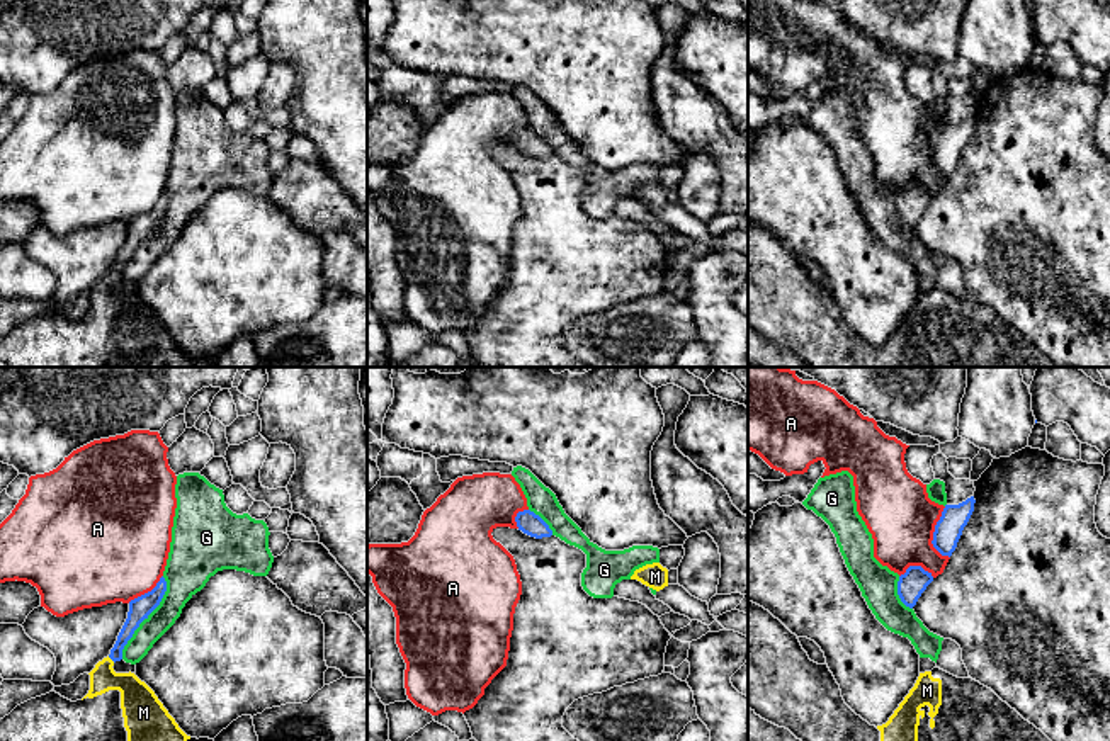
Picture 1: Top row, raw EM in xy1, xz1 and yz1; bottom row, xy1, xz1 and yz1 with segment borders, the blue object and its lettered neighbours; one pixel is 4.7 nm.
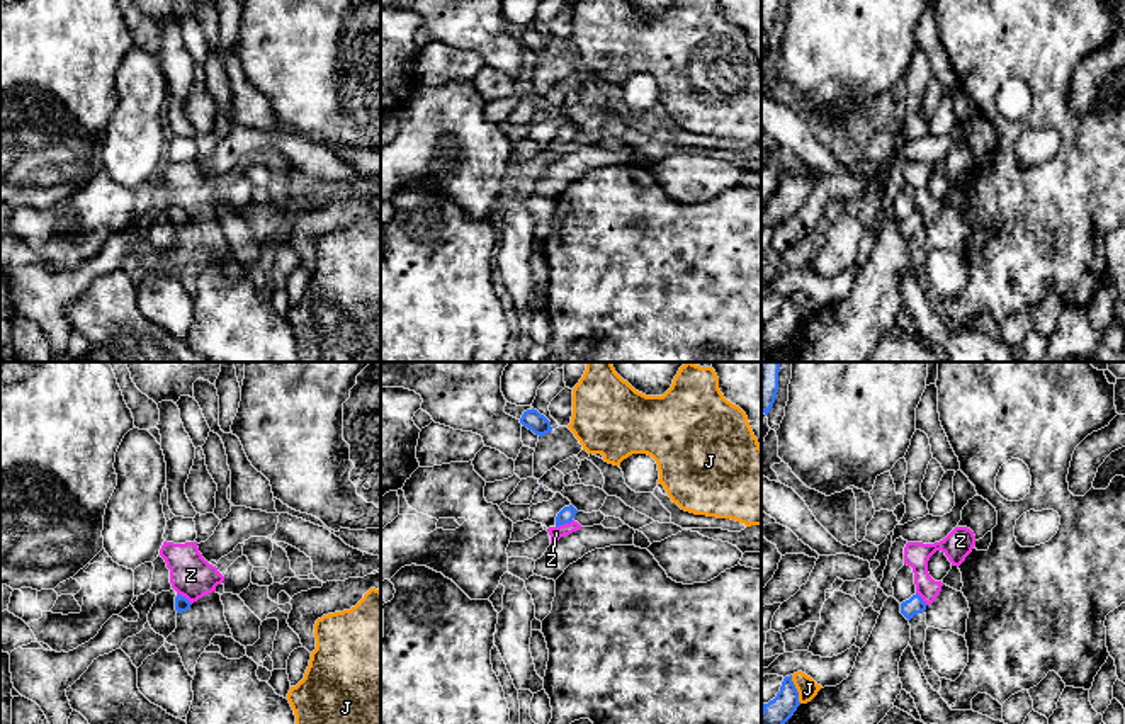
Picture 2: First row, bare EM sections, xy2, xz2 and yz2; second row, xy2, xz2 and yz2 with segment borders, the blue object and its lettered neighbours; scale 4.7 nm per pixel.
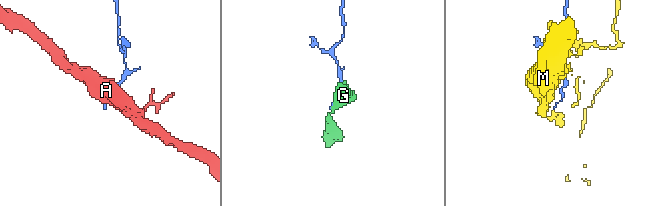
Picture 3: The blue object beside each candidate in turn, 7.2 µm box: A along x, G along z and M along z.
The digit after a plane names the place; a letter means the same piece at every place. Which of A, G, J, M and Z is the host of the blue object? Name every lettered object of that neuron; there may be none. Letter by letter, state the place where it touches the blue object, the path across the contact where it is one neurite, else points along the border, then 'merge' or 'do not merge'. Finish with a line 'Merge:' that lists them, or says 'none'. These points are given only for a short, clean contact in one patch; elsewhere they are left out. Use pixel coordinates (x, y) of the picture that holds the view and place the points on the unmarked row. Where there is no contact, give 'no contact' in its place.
A: meets blue in yz1 at (934, 153); do not merge
G: meets blue in xy1 at (147, 237); do not merge
J: meets blue in yz2 at (796, 308); border along yz2 (791, 294), (801, 322); do not merge
M: meets blue in xy1 at (111, 277); runs through xy1 (136, 233), (111, 277), (109, 291), (138, 322); merge
Z: meets blue in xz2 at (565, 141); border along xz2 (573, 140), (556, 147); do not merge
Merge: M

